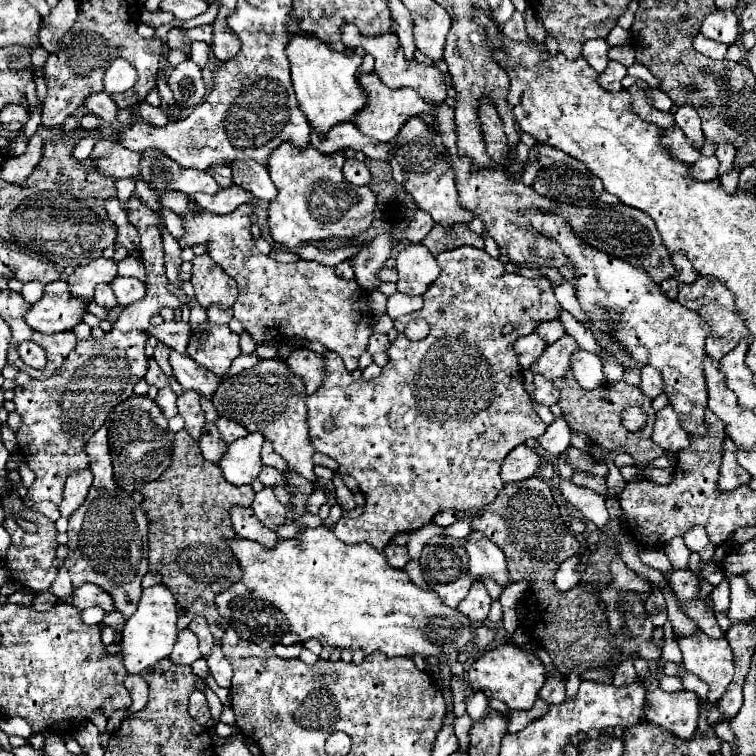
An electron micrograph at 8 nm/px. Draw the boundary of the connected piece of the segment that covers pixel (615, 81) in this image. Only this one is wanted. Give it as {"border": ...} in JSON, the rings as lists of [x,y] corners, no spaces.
{"border":[[[610,61],[608,67],[606,67],[606,71],[600,73],[598,83],[600,83],[606,91],[612,91],[612,93],[614,93],[614,91],[620,91],[620,89],[622,89],[620,81],[624,79],[624,75],[626,75],[626,67],[620,65],[618,61]]]}

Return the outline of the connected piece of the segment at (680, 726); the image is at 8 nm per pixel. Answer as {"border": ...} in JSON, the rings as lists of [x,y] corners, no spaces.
{"border":[[[658,671],[648,673],[646,677],[646,699],[650,701],[650,709],[646,711],[646,719],[658,725],[664,731],[674,733],[680,739],[694,737],[696,721],[700,715],[700,697],[692,691],[664,693],[658,689]]]}

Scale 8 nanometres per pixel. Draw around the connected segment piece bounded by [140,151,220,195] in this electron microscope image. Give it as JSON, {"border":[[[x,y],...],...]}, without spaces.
{"border":[[[158,151],[142,153],[140,171],[148,187],[158,189],[158,191],[174,189],[186,195],[194,195],[196,191],[214,195],[218,193],[218,187],[220,187],[210,173],[202,173],[198,169],[186,169]]]}

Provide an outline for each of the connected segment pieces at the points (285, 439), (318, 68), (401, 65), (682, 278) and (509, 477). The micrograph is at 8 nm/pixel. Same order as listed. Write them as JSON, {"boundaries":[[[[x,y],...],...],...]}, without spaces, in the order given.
{"boundaries":[[[[264,359],[256,367],[222,381],[222,385],[214,391],[212,403],[220,417],[238,421],[248,431],[260,431],[266,439],[270,439],[274,443],[274,451],[286,459],[290,473],[316,481],[312,463],[314,447],[310,445],[306,425],[306,397],[304,381],[292,375],[282,359]]],[[[294,37],[286,47],[286,55],[292,65],[292,83],[300,109],[306,113],[312,129],[318,131],[320,137],[326,137],[326,133],[340,123],[352,123],[356,113],[364,109],[368,97],[358,85],[358,67],[362,57],[346,57],[344,53],[330,49],[326,43],[308,37]]],[[[344,25],[342,27],[342,43],[350,49],[354,47],[362,47],[366,53],[370,53],[376,59],[374,71],[382,77],[382,81],[390,87],[390,89],[400,89],[400,87],[412,87],[426,103],[430,105],[440,105],[446,101],[446,87],[444,87],[444,79],[442,73],[438,71],[438,67],[426,67],[418,61],[406,61],[404,53],[394,45],[398,41],[396,33],[386,33],[382,37],[364,37],[358,33],[358,29],[354,25]]],[[[674,253],[672,255],[672,263],[674,263],[674,267],[678,269],[678,275],[676,275],[676,279],[680,281],[680,283],[692,283],[692,281],[696,281],[696,273],[694,273],[694,267],[690,265],[690,261],[684,257],[684,253]]],[[[518,445],[516,449],[512,449],[508,453],[508,457],[502,463],[502,479],[504,479],[504,483],[528,479],[528,477],[536,475],[542,469],[542,465],[544,465],[544,461],[534,449],[526,447],[526,445]]]]}

